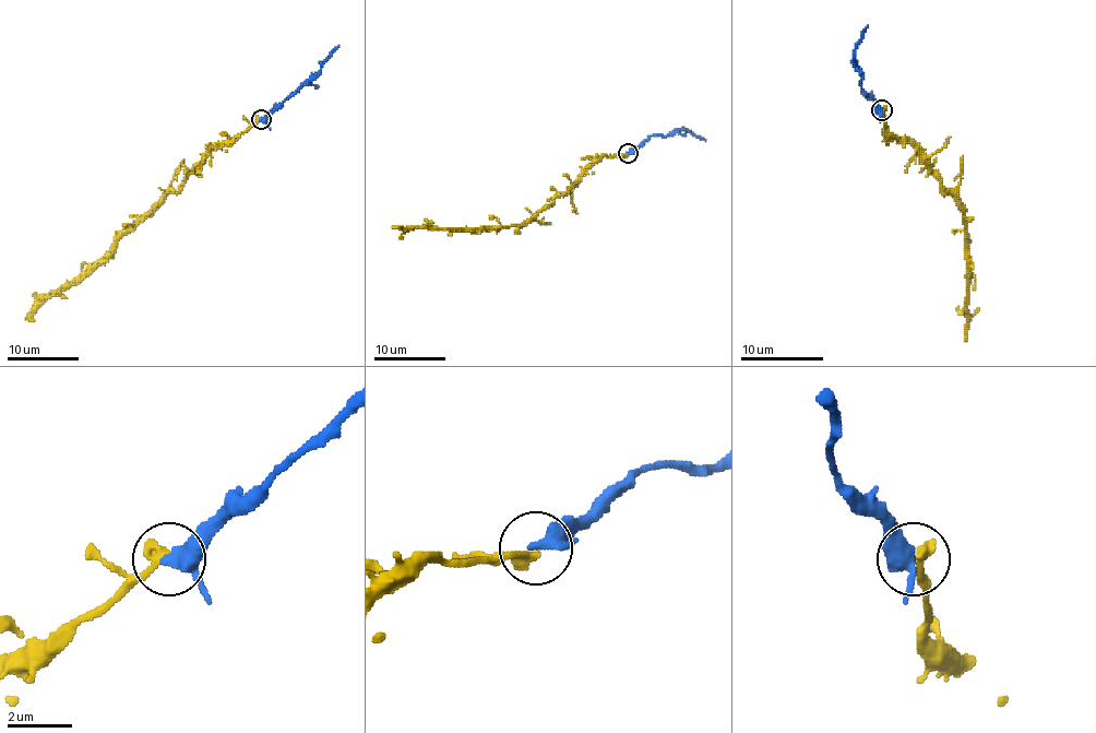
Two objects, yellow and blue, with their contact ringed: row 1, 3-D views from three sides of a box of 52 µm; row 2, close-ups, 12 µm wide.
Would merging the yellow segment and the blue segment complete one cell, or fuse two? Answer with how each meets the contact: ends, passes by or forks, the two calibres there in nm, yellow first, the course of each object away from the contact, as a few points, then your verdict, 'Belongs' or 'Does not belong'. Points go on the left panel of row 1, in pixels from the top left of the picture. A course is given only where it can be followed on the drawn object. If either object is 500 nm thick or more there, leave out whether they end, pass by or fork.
At the ring yellow ends. At the ring blue passes by. Thickness 320 nm (yellow) against 380 nm. Course of yellow: (261, 119), (219, 142), (177, 191), (169, 191), (99, 260), (54, 291), (25, 319). Course of blue: (261, 119), (266, 119), (306, 83), (338, 45). Belongs

